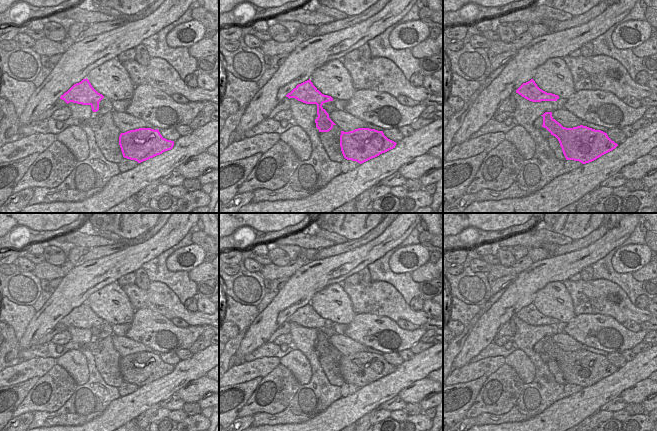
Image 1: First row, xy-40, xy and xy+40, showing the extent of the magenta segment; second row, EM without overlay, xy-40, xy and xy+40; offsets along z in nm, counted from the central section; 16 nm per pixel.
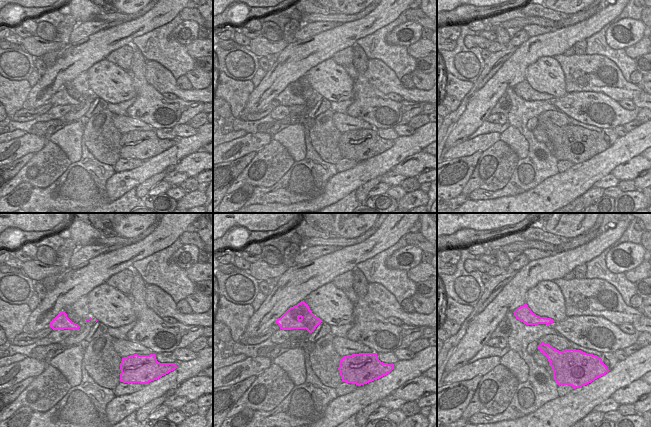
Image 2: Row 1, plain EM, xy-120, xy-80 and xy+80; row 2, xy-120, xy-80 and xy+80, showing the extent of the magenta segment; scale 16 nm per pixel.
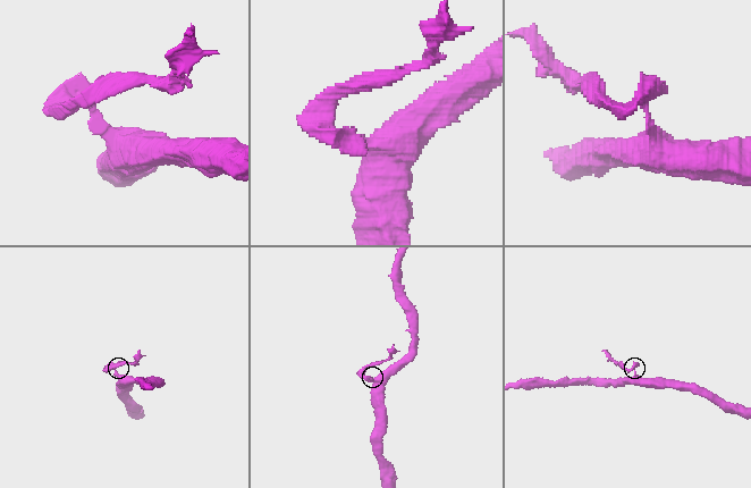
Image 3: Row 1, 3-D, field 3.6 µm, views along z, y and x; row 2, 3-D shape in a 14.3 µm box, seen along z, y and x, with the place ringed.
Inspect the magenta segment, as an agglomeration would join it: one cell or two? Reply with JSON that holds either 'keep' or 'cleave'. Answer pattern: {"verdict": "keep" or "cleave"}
{"verdict": "cleave"}

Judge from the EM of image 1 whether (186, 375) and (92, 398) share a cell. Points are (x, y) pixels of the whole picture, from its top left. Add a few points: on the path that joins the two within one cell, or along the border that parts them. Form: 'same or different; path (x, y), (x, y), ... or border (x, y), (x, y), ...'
different; border (119, 396), (102, 412)

